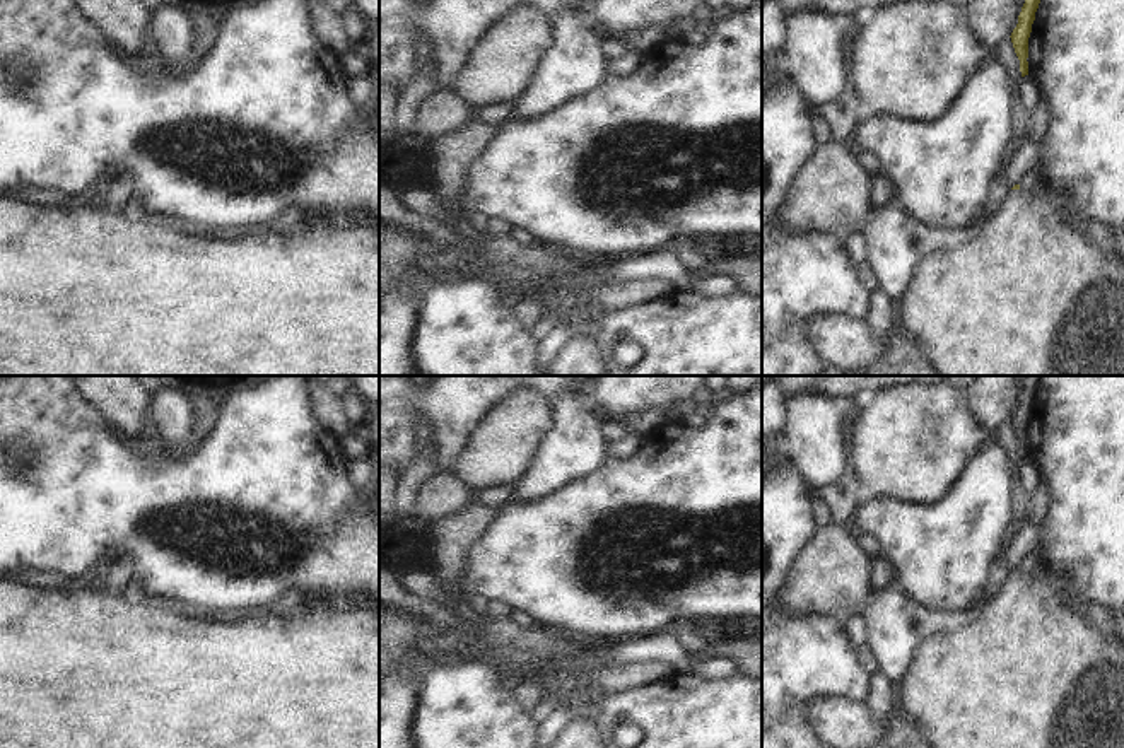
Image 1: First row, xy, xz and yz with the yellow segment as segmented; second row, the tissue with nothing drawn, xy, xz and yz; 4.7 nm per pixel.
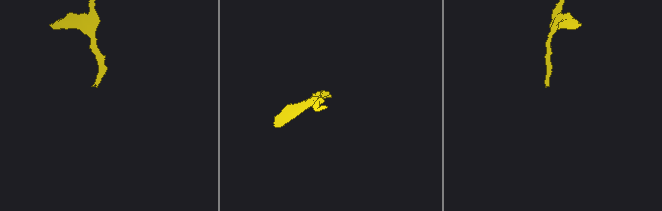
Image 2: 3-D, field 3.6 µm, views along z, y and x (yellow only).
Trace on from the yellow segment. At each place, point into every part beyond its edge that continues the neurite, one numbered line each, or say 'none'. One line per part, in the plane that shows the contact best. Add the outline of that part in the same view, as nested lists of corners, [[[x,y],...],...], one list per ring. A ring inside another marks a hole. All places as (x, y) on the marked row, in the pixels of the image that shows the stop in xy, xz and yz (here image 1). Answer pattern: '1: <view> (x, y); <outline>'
1: yz (1025, 296); [[[1042,188],[1032,193],[1010,190],[1001,210],[969,241],[926,254],[900,304],[905,335],[940,376],[1124,376],[1124,260],[1104,256],[1086,236],[1076,234]]]

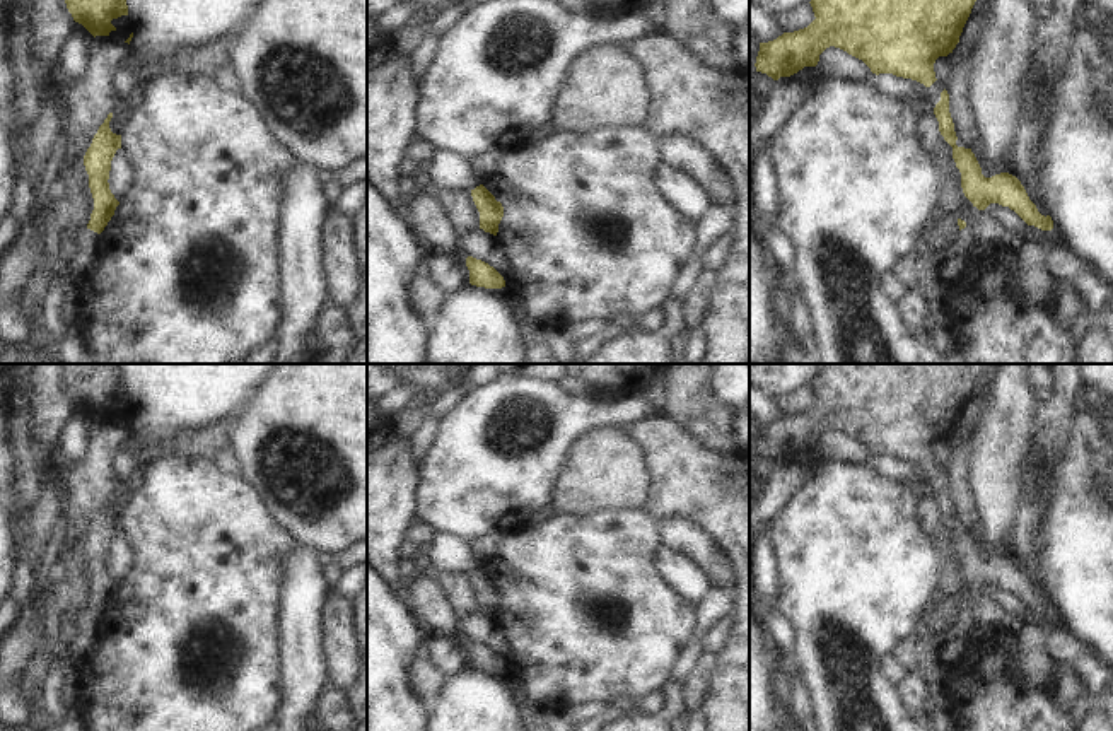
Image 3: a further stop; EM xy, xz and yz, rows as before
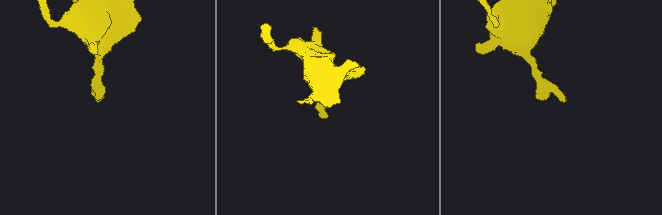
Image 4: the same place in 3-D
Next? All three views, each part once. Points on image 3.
1: xy (82, 265); [[[85,229],[79,239],[77,253],[68,260],[68,270],[73,280],[72,292],[82,295],[84,285],[94,277],[101,260],[101,236]]]

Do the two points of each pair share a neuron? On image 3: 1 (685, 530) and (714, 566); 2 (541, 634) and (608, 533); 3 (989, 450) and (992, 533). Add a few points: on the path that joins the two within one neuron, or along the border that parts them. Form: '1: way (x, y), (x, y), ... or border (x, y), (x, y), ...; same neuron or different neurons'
1: way (690, 538), (709, 557); same neuron
2: way (567, 608), (606, 559); same neuron
3: way (992, 470), (992, 513); same neuron

